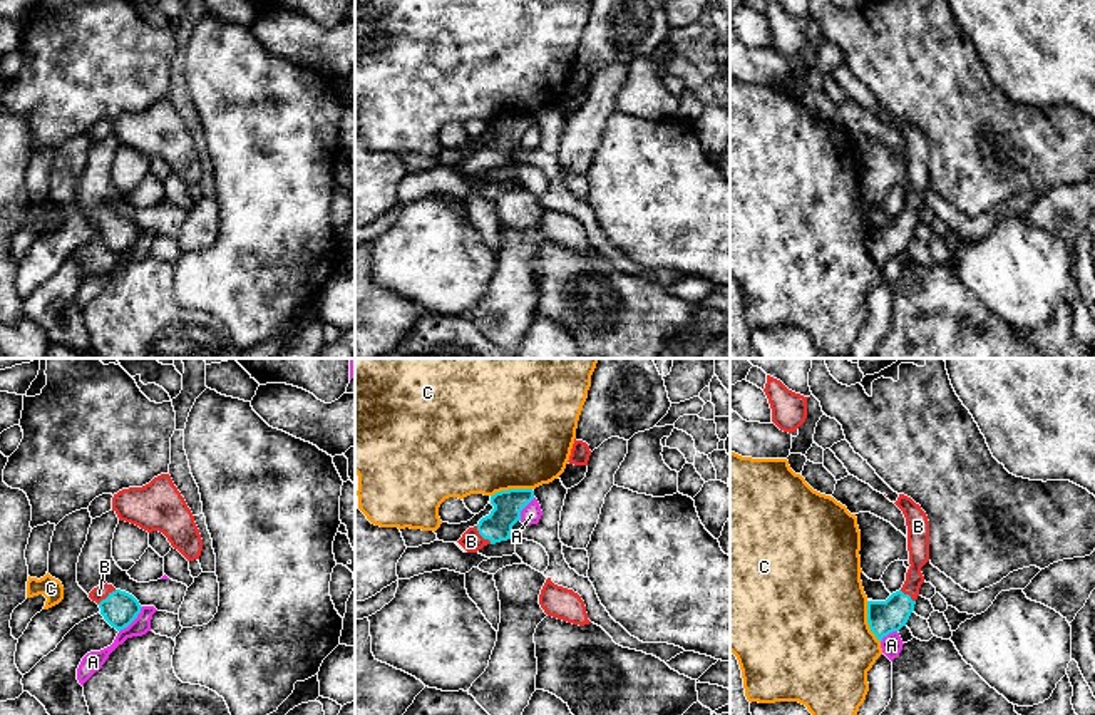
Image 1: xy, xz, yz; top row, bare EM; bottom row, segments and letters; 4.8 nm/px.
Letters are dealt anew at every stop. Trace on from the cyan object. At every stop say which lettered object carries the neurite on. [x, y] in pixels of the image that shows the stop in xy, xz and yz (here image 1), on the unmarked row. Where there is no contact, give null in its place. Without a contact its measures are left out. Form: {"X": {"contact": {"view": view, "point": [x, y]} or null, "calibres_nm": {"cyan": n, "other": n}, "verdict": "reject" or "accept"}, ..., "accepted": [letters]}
{"A": {"contact": {"view": "xy", "point": [133, 245]}, "calibres_nm": {"cyan": 170, "other": 90}, "verdict": "reject"}, "B": {"contact": {"view": "xz", "point": [483, 161]}, "calibres_nm": {"cyan": 140, "other": 100}, "verdict": "accept"}, "C": {"contact": {"view": "xz", "point": [511, 114]}, "calibres_nm": {"cyan": 140, "other": 500}, "verdict": "reject"}, "accepted": ["B"]}

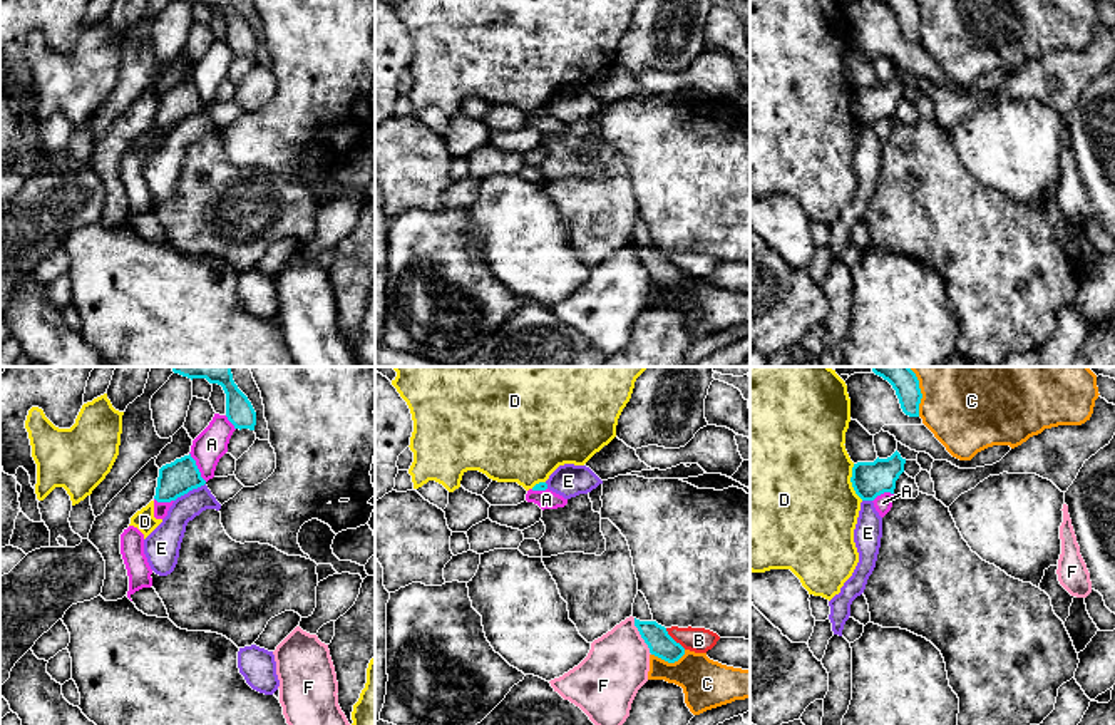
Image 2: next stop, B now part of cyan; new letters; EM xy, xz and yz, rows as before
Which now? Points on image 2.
{"A": {"contact": {"view": "xy", "point": [196, 92]}, "calibres_nm": {"cyan": 160, "other": 160}, "verdict": "reject"}, "B": {"contact": {"view": "xz", "point": [673, 265]}, "calibres_nm": {"cyan": 120, "other": 120}, "verdict": "reject"}, "C": {"contact": {"view": "yz", "point": [921, 20]}, "calibres_nm": {"cyan": 120, "other": 380}, "verdict": "reject"}, "D": {"contact": {"view": "yz", "point": [851, 106]}, "calibres_nm": {"cyan": 180, "other": 500}, "verdict": "reject"}, "E": {"contact": {"view": "xy", "point": [190, 114]}, "calibres_nm": {"cyan": 160, "other": 140}, "verdict": "reject"}, "F": {"contact": {"view": "xz", "point": [642, 262]}, "calibres_nm": {"cyan": 120, "other": 300}, "verdict": "reject"}, "accepted": []}

